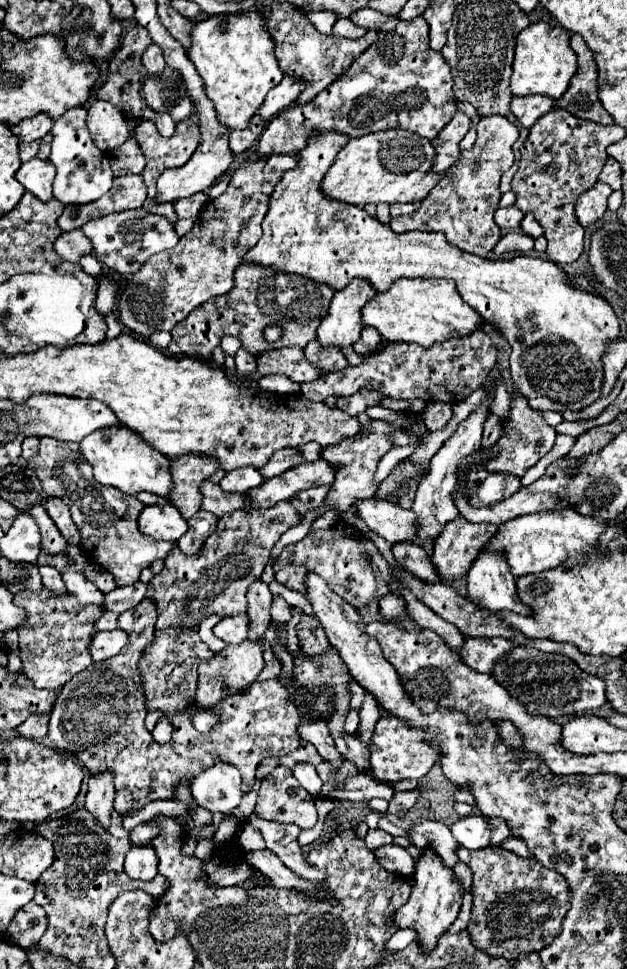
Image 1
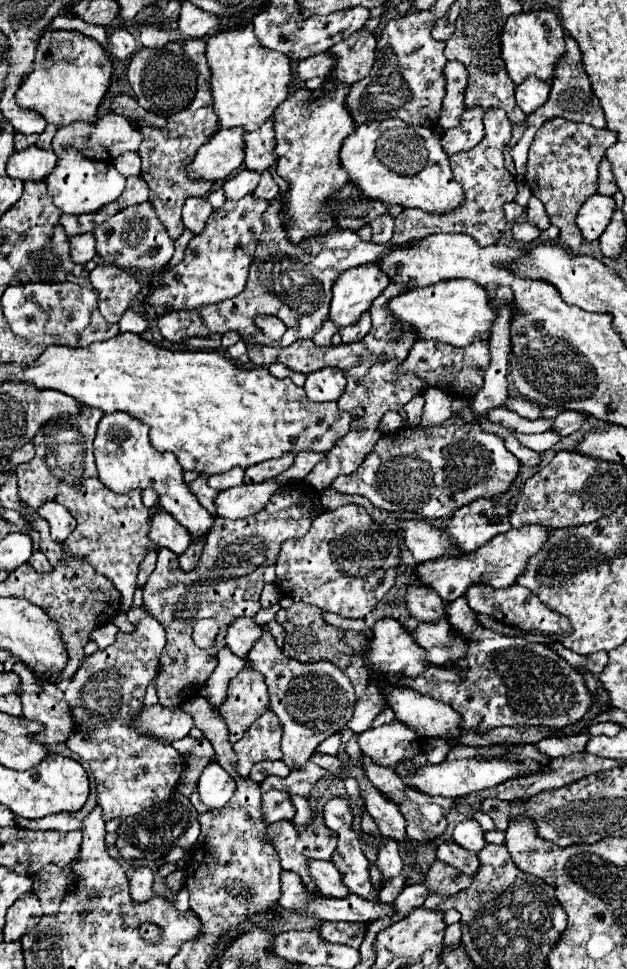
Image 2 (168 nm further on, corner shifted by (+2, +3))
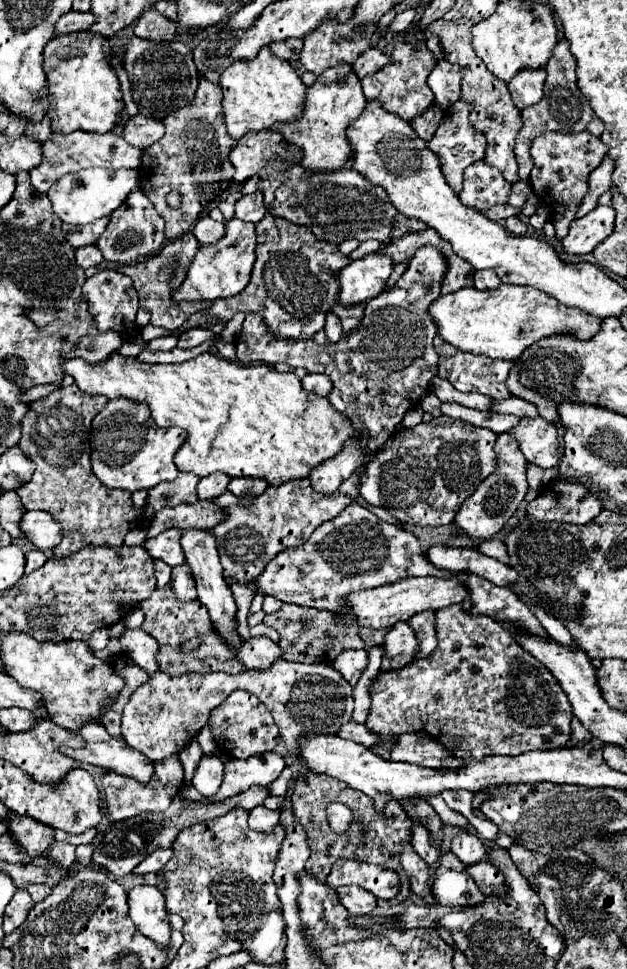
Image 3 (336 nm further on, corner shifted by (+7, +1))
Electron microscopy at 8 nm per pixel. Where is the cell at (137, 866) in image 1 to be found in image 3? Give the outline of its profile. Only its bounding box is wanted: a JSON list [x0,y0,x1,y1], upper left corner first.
[128,886,170,948]

